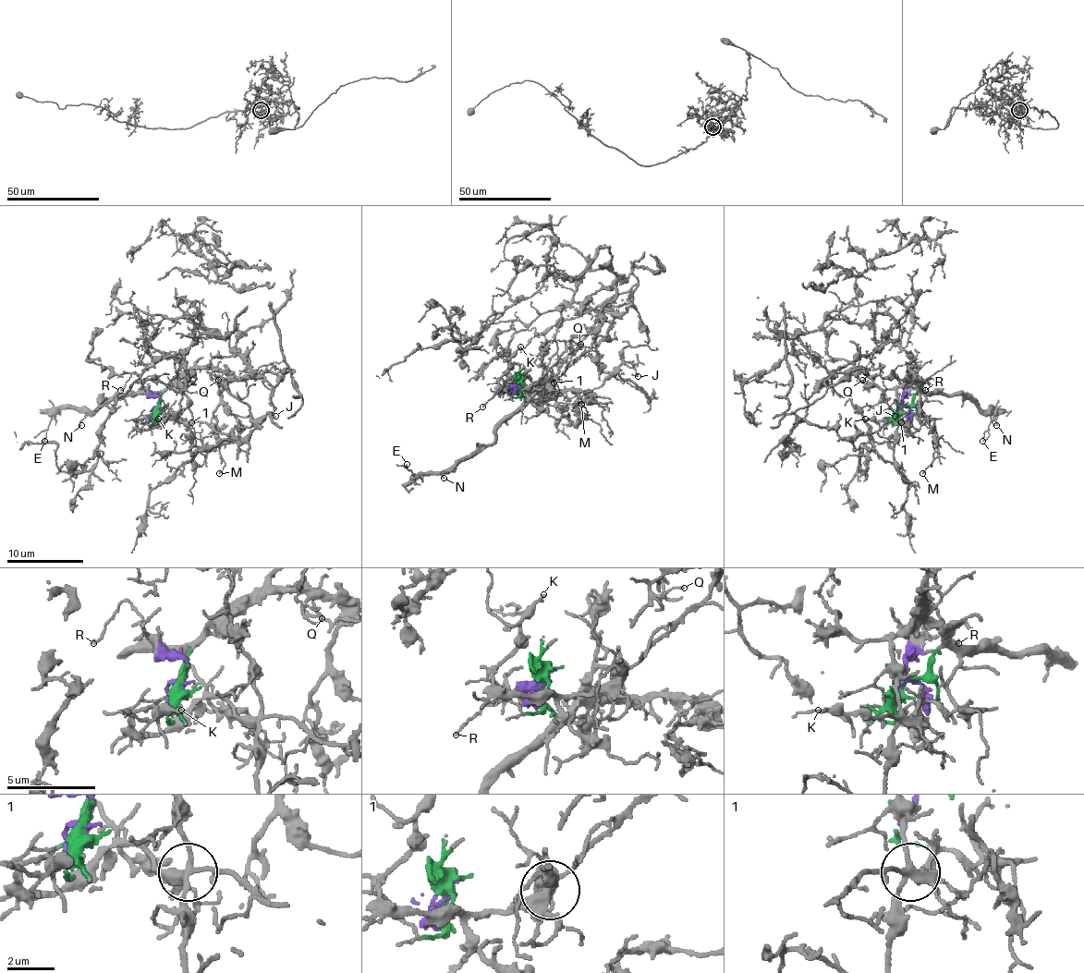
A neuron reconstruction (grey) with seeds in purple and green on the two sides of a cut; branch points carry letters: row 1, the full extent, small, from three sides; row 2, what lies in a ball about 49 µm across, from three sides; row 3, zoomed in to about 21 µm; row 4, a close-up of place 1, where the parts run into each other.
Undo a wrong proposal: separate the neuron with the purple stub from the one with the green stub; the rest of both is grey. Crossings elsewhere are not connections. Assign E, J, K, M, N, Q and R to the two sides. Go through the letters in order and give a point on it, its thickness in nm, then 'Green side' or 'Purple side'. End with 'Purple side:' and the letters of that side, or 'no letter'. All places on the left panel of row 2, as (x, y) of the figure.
E: Place: (44, 441). Thickness 130 nm. Green side
J: Place: (275, 416). Thickness 100 nm. Purple side
K: Place: (158, 419). Thickness 200 nm. Purple side
M: Place: (219, 473). Thickness 110 nm. Green side
N: Place: (81, 425). Thickness 120 nm. Green side
Q: Place: (218, 380). Thickness 100 nm. Purple side
R: Place: (120, 390). Thickness 140 nm. Purple side
Purple side: J, K, Q, R

